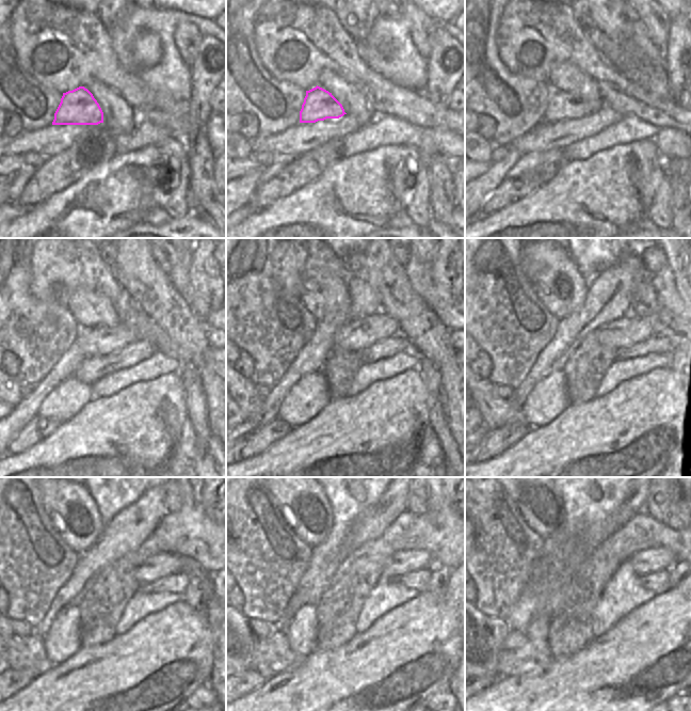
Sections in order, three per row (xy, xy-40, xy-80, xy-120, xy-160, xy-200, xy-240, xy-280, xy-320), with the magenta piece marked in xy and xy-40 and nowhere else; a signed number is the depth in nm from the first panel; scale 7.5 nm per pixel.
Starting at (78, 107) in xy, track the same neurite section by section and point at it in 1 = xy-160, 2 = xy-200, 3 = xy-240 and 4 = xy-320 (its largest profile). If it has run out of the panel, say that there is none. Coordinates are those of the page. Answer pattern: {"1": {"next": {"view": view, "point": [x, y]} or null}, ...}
{"1": {"next": {"view": "xy-160", "point": [356, 335]}}, "2": {"next": {"view": "xy-200", "point": [629, 329]}}, "3": {"next": {"view": "xy-240", "point": [163, 564]}}, "4": {"next": {"view": "xy-320", "point": [646, 562]}}}

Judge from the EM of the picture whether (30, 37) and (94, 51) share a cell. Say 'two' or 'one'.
one

